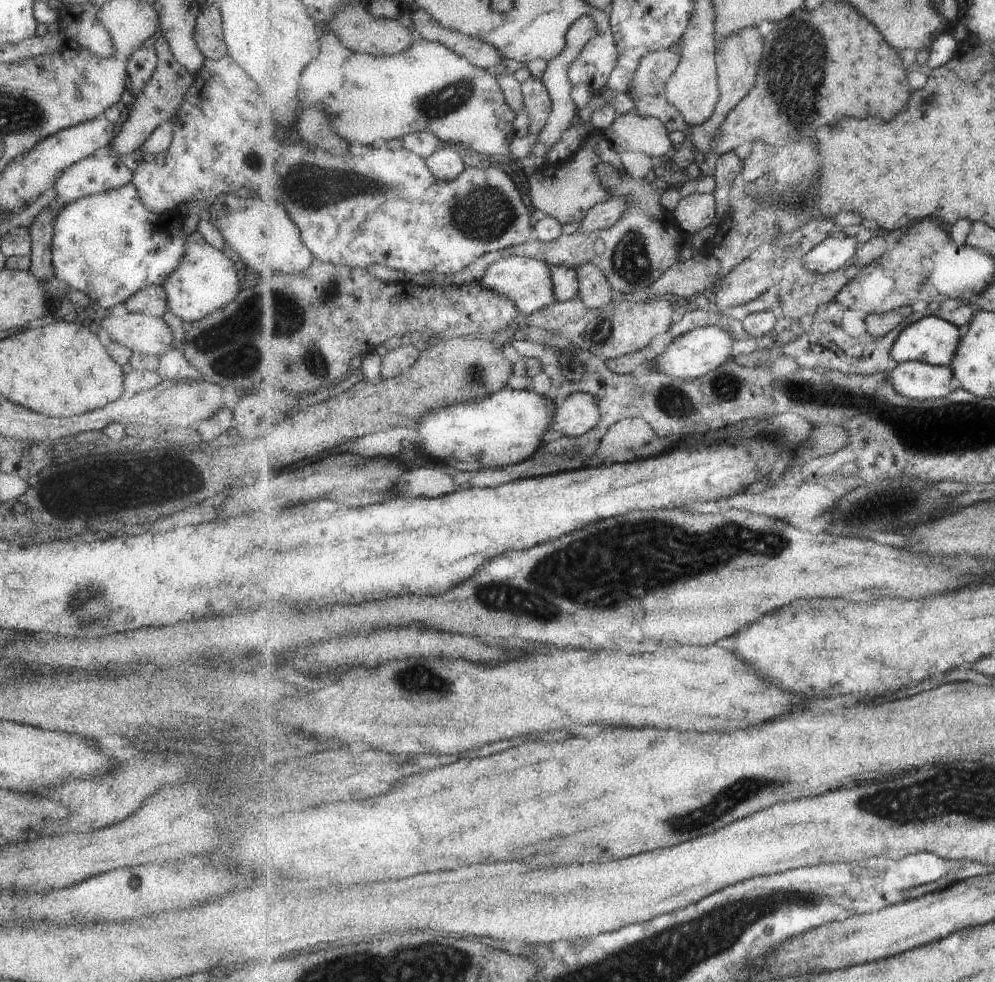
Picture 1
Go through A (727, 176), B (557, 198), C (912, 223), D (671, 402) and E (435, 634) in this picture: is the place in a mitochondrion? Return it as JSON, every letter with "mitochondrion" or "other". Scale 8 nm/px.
{"A":"other","B":"other","C":"other","D":"mitochondrion","E":"other"}

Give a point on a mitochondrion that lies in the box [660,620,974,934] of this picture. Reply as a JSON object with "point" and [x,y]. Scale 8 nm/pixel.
{"point":[740,791]}

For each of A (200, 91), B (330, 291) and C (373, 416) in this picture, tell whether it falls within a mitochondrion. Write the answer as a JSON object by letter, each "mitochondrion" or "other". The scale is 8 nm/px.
{"A":"other","B":"mitochondrion","C":"other"}

